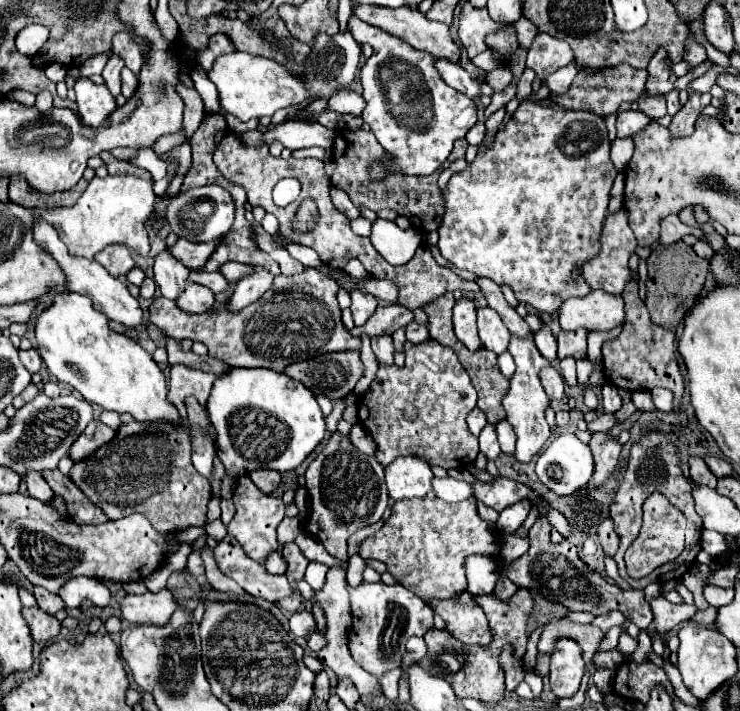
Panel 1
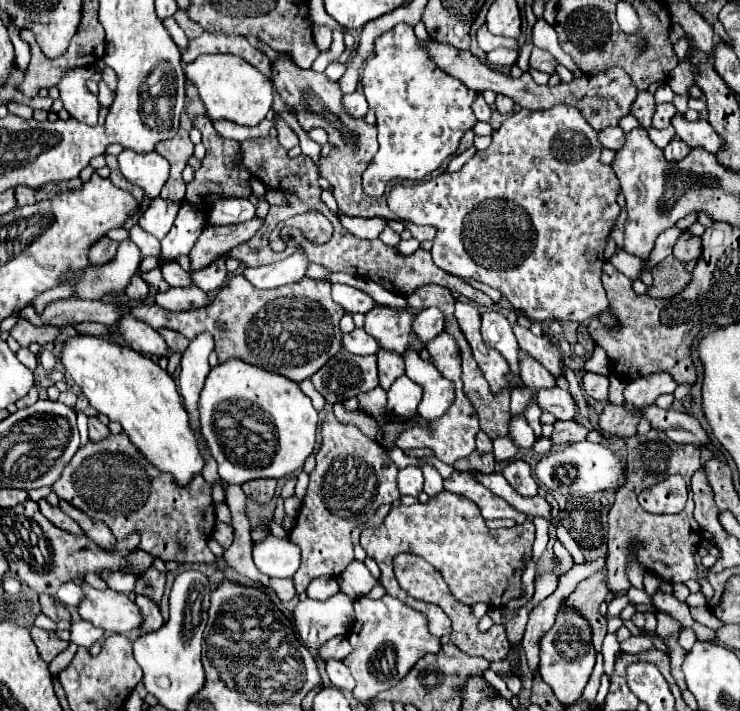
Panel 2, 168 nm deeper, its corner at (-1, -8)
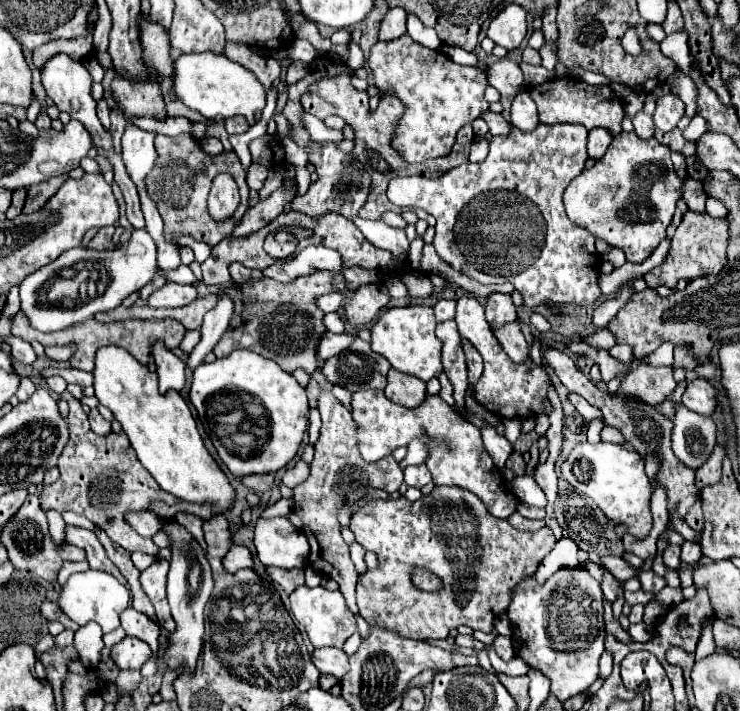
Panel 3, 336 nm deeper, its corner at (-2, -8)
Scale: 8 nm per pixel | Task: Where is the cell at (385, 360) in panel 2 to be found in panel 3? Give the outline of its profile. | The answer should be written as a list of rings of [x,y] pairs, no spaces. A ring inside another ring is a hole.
[[[390,368],[388,386],[384,388],[384,394],[394,404],[400,404],[406,408],[416,408],[426,398],[426,382]]]

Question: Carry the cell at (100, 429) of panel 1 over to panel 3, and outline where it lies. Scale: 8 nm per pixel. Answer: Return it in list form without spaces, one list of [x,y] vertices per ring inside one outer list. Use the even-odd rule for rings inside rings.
[[[92,408],[92,410],[88,412],[88,418],[90,418],[90,426],[92,426],[92,430],[94,430],[96,434],[100,434],[100,436],[110,434],[110,422],[100,416],[98,408]]]

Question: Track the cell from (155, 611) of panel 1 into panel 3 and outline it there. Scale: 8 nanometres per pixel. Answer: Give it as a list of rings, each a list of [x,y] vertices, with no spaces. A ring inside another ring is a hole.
[[[98,570],[72,574],[68,582],[60,588],[60,596],[58,596],[58,606],[70,620],[74,620],[78,626],[84,626],[86,622],[98,622],[104,634],[120,626],[120,614],[128,604],[130,604],[128,588],[120,584],[112,574],[98,572]]]

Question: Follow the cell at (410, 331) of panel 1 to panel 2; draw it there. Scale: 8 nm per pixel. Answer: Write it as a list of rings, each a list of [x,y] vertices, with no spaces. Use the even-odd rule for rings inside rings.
[[[427,308],[427,310],[421,310],[419,314],[415,314],[411,330],[423,344],[427,344],[437,334],[441,334],[443,328],[445,328],[445,324],[443,324],[441,310],[439,308]]]

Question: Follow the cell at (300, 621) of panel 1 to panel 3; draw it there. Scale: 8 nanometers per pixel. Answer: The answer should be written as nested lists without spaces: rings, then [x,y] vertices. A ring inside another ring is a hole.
[[[298,586],[290,594],[290,611],[294,618],[306,628],[306,634],[314,648],[324,648],[324,646],[334,646],[342,648],[344,642],[356,632],[356,618],[346,606],[346,600],[340,590],[326,590],[322,586],[308,588],[308,586]]]

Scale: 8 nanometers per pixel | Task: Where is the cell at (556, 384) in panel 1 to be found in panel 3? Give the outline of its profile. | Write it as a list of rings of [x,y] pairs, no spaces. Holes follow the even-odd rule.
[[[508,322],[506,326],[494,328],[494,336],[498,338],[498,342],[502,344],[504,352],[514,360],[514,362],[522,362],[524,358],[528,358],[528,346],[526,340],[520,332],[520,324],[518,322]]]

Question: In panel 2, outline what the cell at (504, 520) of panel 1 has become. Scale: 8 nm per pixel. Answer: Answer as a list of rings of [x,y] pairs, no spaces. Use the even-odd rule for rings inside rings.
[[[515,460],[511,462],[505,470],[503,470],[503,476],[509,480],[509,484],[525,498],[533,498],[537,496],[537,482],[533,480],[531,476],[531,468],[527,462],[523,460]]]

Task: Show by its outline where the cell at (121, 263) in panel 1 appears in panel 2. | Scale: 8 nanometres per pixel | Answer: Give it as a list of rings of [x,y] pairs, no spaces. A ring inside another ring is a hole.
[[[101,238],[99,242],[95,242],[89,250],[89,262],[93,266],[103,266],[105,262],[111,262],[117,254],[117,246],[119,242],[113,242],[109,238]]]

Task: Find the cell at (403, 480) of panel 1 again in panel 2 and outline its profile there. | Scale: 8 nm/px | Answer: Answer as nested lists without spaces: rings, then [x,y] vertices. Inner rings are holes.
[[[407,466],[407,468],[399,470],[397,488],[399,488],[401,496],[417,498],[423,492],[423,474],[421,474],[421,468]]]

